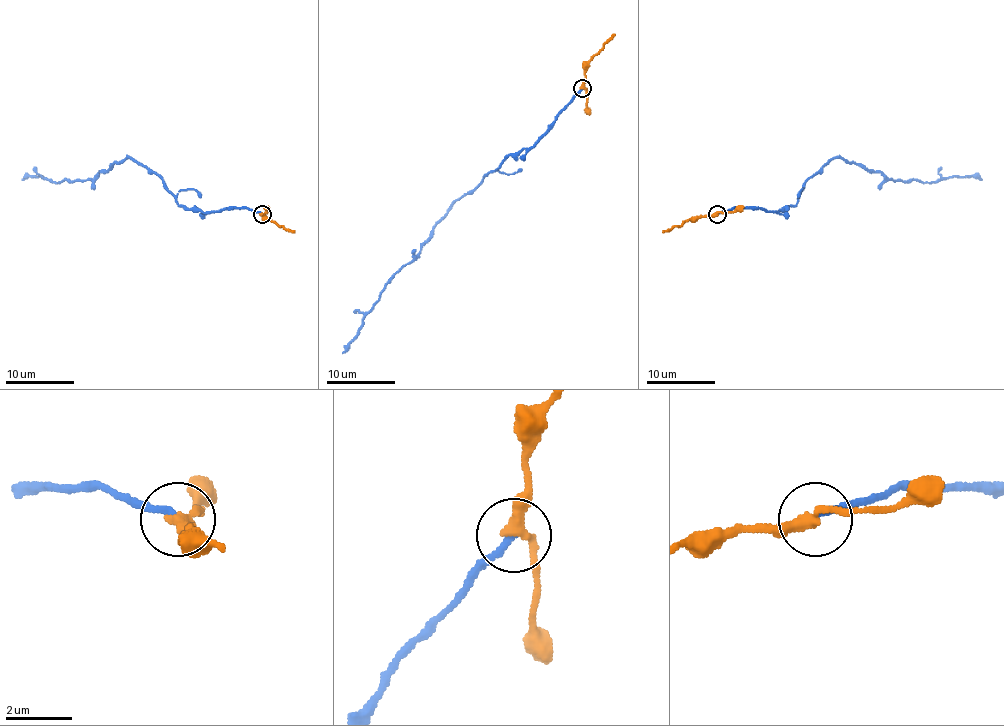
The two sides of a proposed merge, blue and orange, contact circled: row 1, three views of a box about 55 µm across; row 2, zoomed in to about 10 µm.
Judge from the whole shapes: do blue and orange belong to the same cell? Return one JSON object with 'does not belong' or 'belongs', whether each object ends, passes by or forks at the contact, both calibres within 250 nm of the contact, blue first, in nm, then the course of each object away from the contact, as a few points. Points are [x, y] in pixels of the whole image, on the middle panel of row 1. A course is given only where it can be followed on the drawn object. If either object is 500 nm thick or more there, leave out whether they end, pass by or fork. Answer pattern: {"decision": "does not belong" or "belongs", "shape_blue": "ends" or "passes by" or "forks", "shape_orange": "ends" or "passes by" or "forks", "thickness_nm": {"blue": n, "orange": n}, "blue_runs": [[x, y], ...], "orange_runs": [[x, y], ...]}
{"decision": "belongs", "shape_blue": "ends", "shape_orange": "passes by", "thickness_nm": {"blue": 200, "orange": 320}, "blue_runs": [[583, 88], [530, 148], [511, 153], [452, 204], [420, 252], [386, 285], [363, 319], [358, 335], [343, 353]], "orange_runs": [[583, 88], [584, 65], [615, 35]]}

